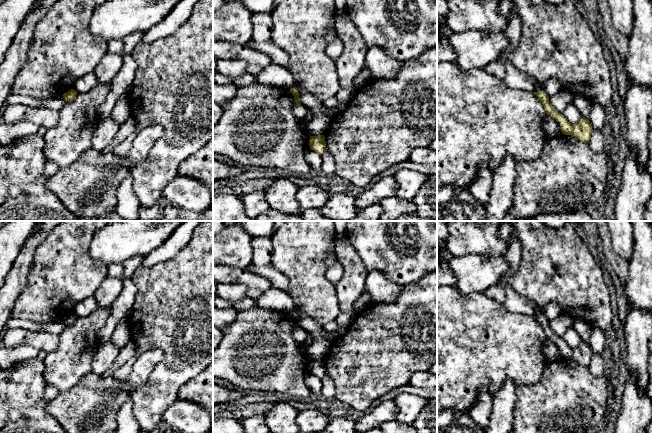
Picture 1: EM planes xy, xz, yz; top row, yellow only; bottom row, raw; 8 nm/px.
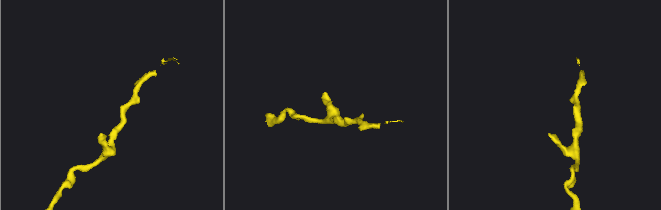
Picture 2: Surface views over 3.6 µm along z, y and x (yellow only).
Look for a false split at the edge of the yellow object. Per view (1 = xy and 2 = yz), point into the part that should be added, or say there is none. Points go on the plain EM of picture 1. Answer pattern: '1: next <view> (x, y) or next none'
1: next none
2: next none

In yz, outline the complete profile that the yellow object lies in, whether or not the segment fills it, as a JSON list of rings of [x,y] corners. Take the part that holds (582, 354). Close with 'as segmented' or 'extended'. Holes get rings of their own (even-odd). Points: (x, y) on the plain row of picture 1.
[[[544,314],[534,316],[539,325],[542,326],[546,338],[551,340],[560,347],[562,358],[571,359],[581,365],[590,366],[591,358],[593,356],[589,343],[581,341],[576,348],[569,347],[562,337],[558,336],[549,326],[549,320]]] | as segmented

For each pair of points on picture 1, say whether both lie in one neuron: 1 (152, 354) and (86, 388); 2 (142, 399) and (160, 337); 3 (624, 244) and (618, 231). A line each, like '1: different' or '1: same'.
1: same
2: same
3: same

